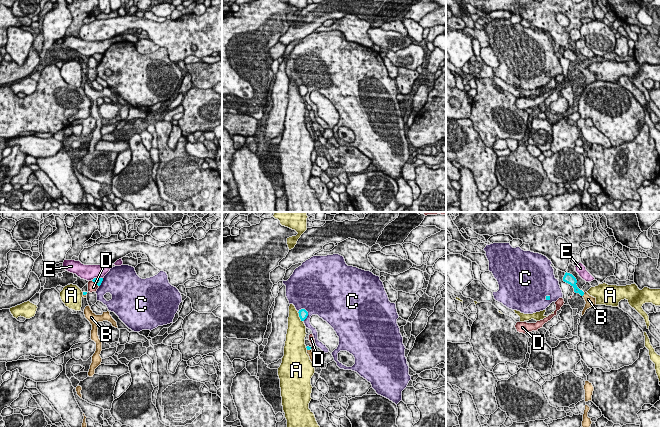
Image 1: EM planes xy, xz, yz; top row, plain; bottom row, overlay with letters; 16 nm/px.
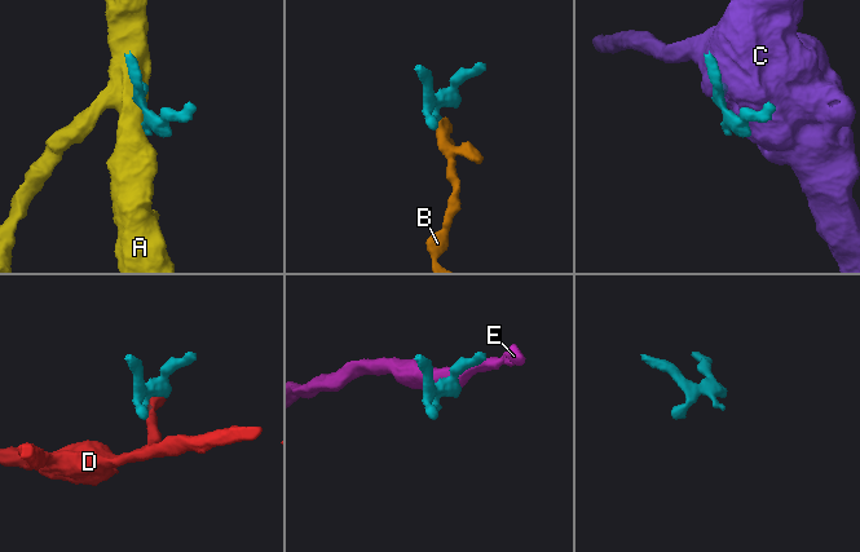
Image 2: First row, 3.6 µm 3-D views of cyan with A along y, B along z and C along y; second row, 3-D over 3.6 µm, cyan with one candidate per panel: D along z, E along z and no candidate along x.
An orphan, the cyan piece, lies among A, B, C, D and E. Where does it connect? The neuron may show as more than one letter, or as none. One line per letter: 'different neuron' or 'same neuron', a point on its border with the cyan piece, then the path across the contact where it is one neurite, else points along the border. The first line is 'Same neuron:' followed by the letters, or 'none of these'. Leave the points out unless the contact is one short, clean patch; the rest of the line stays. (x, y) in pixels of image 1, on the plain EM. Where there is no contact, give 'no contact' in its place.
Same neuron: B
A: different neuron; contact xz (299, 92)
B: same neuron; contact yz (583, 70); way yz (573, 58), (574, 62), (583, 70), (590, 77)
C: different neuron; contact xz (307, 90)
D: different neuron; contact xy (95, 58); border xy (91, 56), (98, 62)
E: different neuron; contact xy (97, 53)

